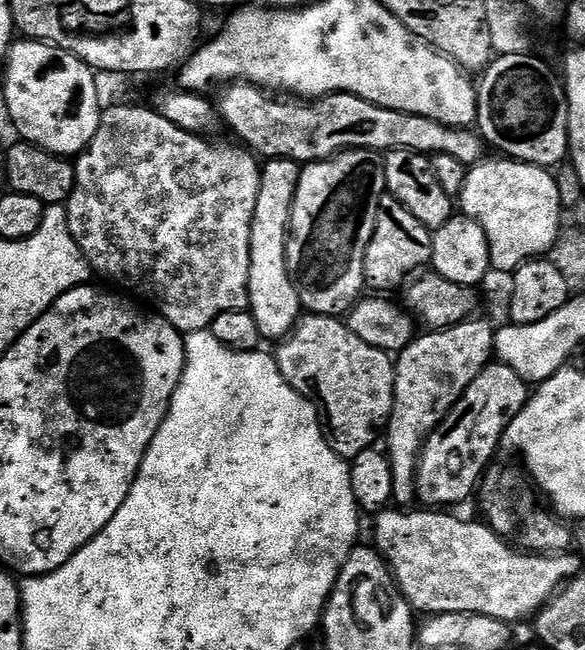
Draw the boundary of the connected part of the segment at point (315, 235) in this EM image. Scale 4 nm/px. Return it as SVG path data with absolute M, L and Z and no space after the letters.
M352 148L329 160L305 164L300 169L298 186L288 223L288 276L298 290L301 309L313 316L343 317L352 311L365 291L364 259L374 234L378 202L385 196L384 162L367 148Z

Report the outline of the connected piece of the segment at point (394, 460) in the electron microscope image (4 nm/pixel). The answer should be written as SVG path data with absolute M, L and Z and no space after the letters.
M473 318L453 328L443 328L441 332L431 330L417 335L411 344L403 348L395 357L395 400L385 425L384 445L393 475L393 503L400 508L411 507L417 499L416 472L420 460L420 452L430 433L444 420L446 414L461 399L469 388L470 382L482 374L494 356L494 328L481 318Z

